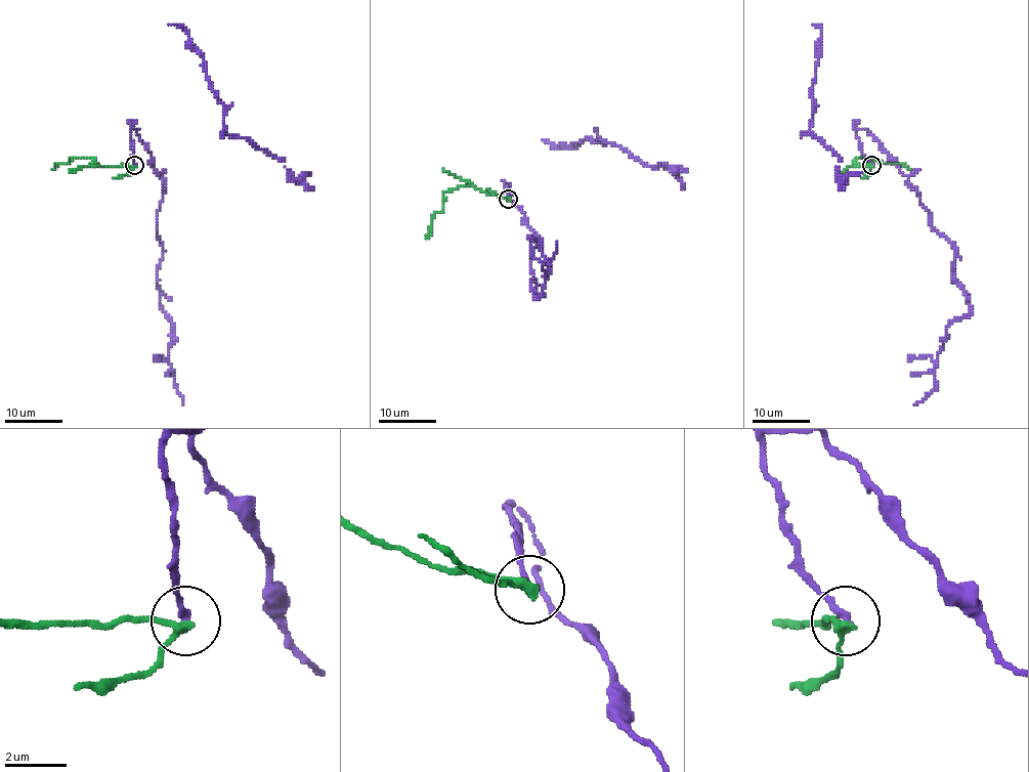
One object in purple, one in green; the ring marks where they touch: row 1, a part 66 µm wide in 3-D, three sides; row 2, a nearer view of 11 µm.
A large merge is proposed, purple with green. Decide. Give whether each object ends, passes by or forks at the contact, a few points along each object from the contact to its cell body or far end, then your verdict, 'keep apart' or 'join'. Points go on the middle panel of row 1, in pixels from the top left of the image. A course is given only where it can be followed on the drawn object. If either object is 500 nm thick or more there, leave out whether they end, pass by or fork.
purple ends there; green passes by; purple runs (508, 199), (504, 183), (539, 244), (529, 256), (536, 298), (547, 273), (541, 263), (550, 262), (557, 242); green runs (508, 199), (480, 191), (470, 183), (448, 189), (443, 194), (443, 210), (431, 218), (431, 231), (426, 238); keep apart

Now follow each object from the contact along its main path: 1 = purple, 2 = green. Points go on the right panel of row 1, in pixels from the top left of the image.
1: (871, 166), (858, 129), (951, 243), (971, 309), (946, 327), (935, 389), (914, 403)
2: (871, 166), (856, 163), (858, 159), (873, 157), (883, 163), (904, 164), (910, 170)

